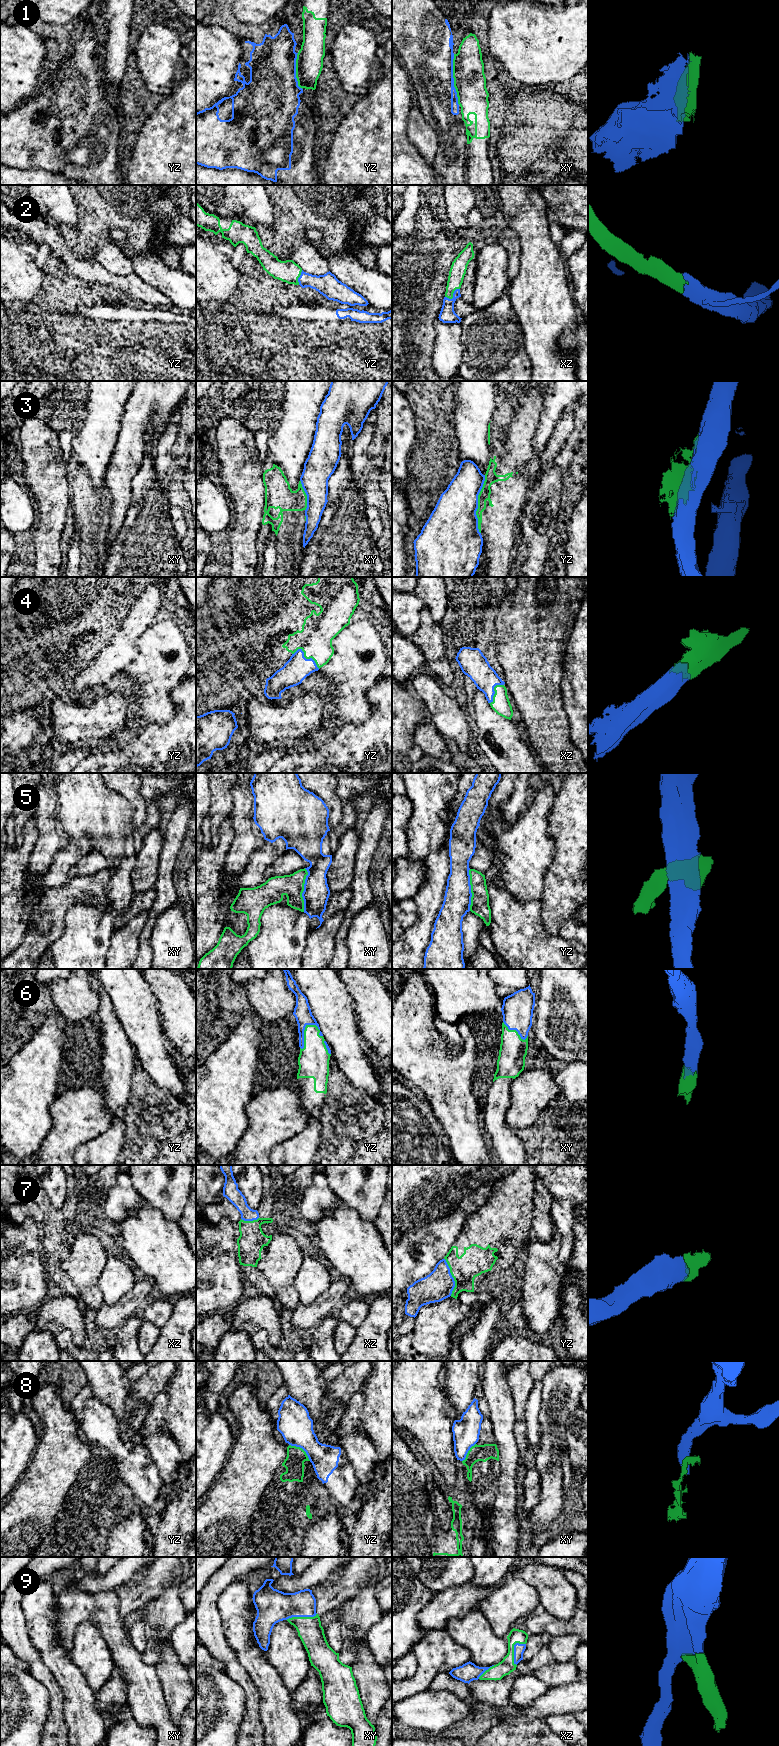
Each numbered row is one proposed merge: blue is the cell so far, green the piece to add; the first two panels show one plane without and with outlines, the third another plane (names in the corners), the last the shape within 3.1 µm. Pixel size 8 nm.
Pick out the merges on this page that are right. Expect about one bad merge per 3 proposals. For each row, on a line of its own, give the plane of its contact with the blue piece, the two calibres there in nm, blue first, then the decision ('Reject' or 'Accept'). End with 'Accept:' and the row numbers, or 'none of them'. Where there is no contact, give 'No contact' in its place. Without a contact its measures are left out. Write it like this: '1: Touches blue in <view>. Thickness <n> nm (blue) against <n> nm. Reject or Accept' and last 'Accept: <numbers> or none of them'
1: Touches blue in xy. Thickness 60 nm (blue) against 260 nm. Reject
2: Touches blue in xz. Thickness 130 nm (blue) against 130 nm. Accept
3: Touches blue in yz. Thickness 400 nm (blue) against 100 nm. Reject
4: Touches blue in yz. Thickness 200 nm (blue) against 280 nm. Accept
5: Touches blue in xy. Thickness 220 nm (blue) against 180 nm. Reject
6: Touches blue in yz. Thickness 140 nm (blue) against 240 nm. Accept
7: Touches blue in yz. Thickness 240 nm (blue) against 240 nm. Accept
8: Touches blue in yz. Thickness 280 nm (blue) against 160 nm. Reject
9: Touches blue in xz. Thickness 90 nm (blue) against 120 nm. Accept
Accept: 2, 4, 6, 7, 9

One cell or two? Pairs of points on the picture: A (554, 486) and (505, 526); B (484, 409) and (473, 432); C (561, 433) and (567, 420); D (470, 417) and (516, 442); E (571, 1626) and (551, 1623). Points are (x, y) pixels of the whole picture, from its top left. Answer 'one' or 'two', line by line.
A: two
B: one
C: one
D: two
E: one

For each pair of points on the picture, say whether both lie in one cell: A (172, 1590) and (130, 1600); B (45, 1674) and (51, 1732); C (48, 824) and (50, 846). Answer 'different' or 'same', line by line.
A: different
B: same
C: same

